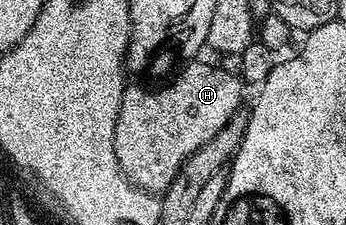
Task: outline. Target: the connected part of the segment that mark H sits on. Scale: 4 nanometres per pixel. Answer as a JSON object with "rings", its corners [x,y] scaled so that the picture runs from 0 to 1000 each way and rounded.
{"rings":[[[546,271],[535,289],[543,298],[465,400],[413,400],[405,382],[361,378],[353,462],[341,480],[341,533],[329,551],[329,693],[341,702],[347,756],[361,782],[434,862],[471,862],[535,711],[572,676],[572,658],[584,658],[595,622],[630,604],[630,587],[653,569],[653,533],[665,533],[665,516],[697,484],[694,431],[705,418],[702,391],[708,396],[697,351],[673,316],[647,307],[645,289],[610,293],[601,276],[578,271]]]}

